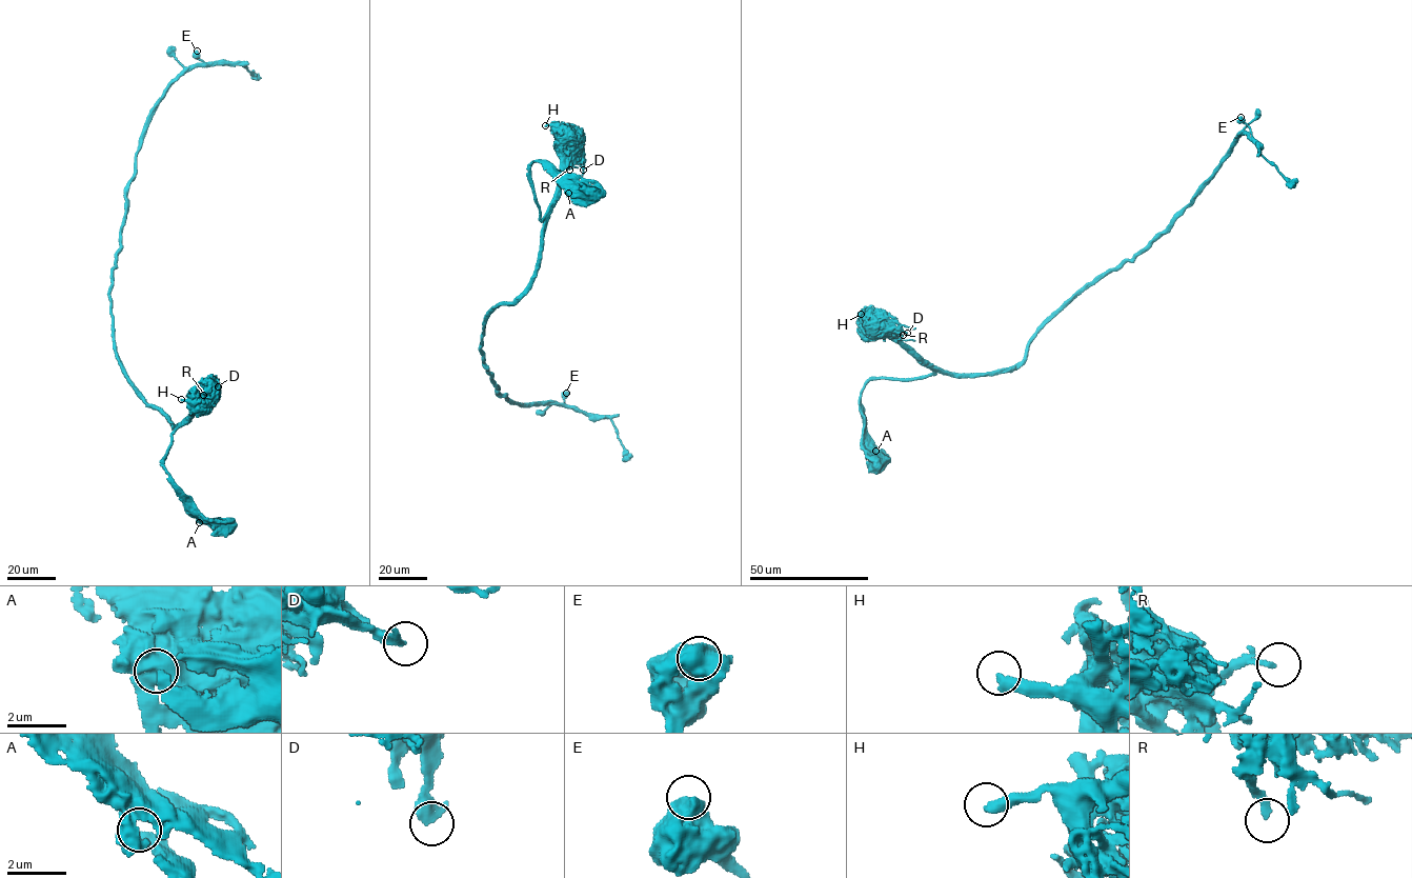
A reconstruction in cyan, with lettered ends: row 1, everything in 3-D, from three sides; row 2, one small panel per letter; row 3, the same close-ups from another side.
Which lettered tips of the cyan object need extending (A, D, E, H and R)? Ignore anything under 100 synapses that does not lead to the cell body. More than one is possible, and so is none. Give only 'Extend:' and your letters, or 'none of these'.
Extend: none of these

